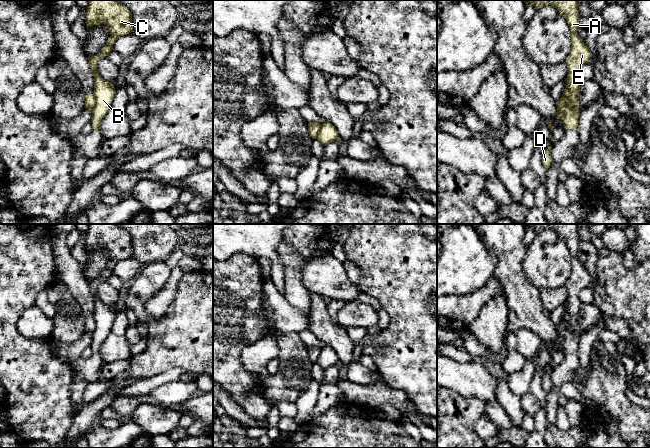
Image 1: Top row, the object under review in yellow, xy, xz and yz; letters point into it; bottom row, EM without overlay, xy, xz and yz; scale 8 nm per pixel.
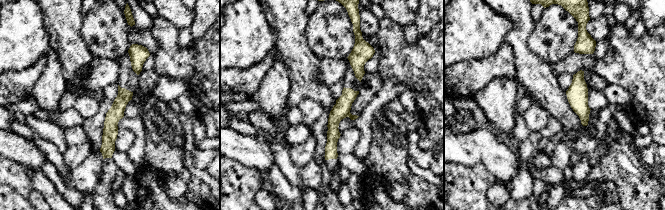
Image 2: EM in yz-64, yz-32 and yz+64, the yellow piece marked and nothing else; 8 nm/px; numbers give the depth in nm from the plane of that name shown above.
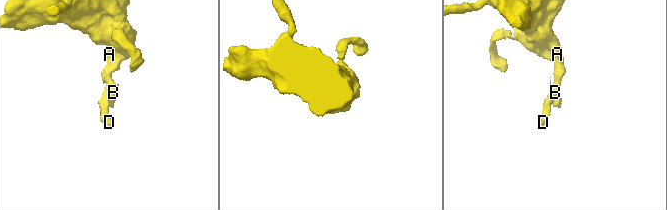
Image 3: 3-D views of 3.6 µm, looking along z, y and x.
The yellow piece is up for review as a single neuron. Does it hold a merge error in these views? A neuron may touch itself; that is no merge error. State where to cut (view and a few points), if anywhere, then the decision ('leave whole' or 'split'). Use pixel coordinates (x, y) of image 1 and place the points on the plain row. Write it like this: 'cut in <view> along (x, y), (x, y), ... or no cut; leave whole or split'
cut in yz along (563, 316), (567, 322), (567, 329), (562, 342); split

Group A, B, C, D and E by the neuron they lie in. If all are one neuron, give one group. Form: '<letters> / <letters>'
A B C E / D

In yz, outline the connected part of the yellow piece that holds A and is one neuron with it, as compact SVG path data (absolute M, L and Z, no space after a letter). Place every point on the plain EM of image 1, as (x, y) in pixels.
M523 224L525 228L532 228L536 233L551 229L556 232L566 243L571 255L571 275L566 282L568 291L567 309L563 317L568 322L568 328L565 333L563 347L566 353L576 353L579 347L579 316L581 301L579 293L588 288L592 277L588 270L578 260L579 252L579 234L578 224Z

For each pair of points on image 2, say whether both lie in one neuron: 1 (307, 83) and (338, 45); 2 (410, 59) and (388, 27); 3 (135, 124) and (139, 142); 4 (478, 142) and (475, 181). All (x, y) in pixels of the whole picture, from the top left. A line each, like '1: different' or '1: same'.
1: different
2: same
3: same
4: different

